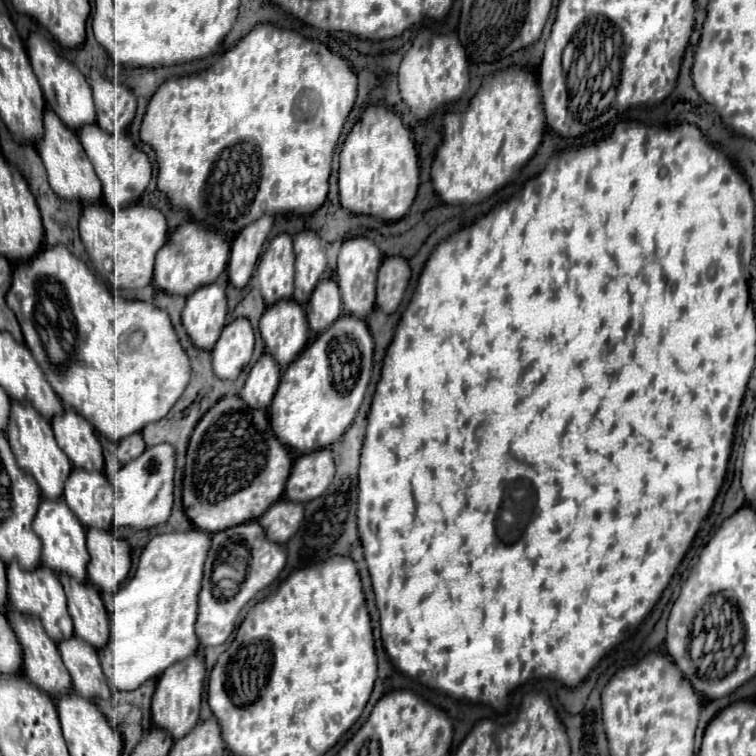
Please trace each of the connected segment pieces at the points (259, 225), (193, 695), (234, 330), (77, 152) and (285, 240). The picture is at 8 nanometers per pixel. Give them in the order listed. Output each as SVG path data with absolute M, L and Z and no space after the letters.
M267 215L261 221L245 227L233 239L227 275L229 275L229 283L235 289L245 289L249 285L255 263L259 259L259 253L261 253L265 241L267 241L271 227L273 227L273 217Z
M201 653L171 665L157 681L157 689L155 689L153 705L151 705L153 725L161 727L163 731L169 731L169 735L173 735L173 739L185 737L199 721L203 687L205 687L205 661L203 661Z
M241 317L229 323L211 355L213 371L219 379L237 379L253 355L253 327L249 319Z
M53 109L45 111L43 125L45 125L45 133L43 133L43 139L39 141L37 149L39 149L39 157L43 159L43 165L47 169L49 185L53 187L53 191L61 199L67 199L67 201L77 199L81 203L99 203L101 201L101 181L97 179L93 165L89 163L89 159L79 143L79 137L73 131L69 131L61 123L61 119L57 119L57 113Z
M277 235L267 245L257 267L257 281L267 305L293 297L295 255L293 239L289 235Z

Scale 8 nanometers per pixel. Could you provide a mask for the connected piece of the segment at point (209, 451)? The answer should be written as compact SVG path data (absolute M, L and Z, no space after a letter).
M223 397L191 435L183 479L185 513L207 533L255 521L283 495L289 471L291 455L277 443L267 413L249 409L239 397Z

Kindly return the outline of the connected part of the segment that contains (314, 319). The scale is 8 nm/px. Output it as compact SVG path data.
M323 279L309 303L307 303L307 321L309 327L315 335L321 335L321 331L325 331L325 327L329 327L329 323L333 323L333 319L337 319L337 315L341 315L341 297L339 297L339 287L333 279Z

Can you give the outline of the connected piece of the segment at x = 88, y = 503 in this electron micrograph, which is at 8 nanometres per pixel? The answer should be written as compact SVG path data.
M73 469L65 481L63 501L83 527L109 531L113 519L113 499L113 489L101 471Z

